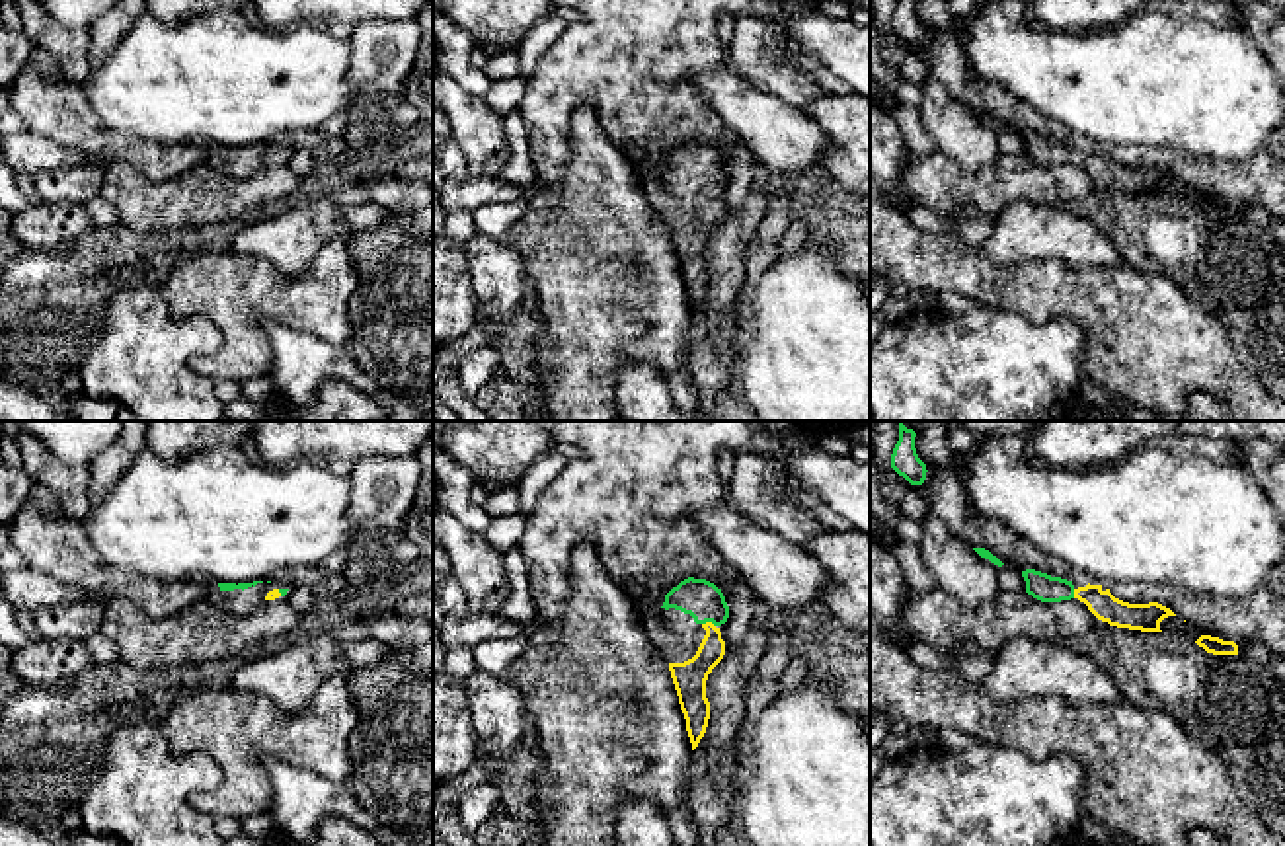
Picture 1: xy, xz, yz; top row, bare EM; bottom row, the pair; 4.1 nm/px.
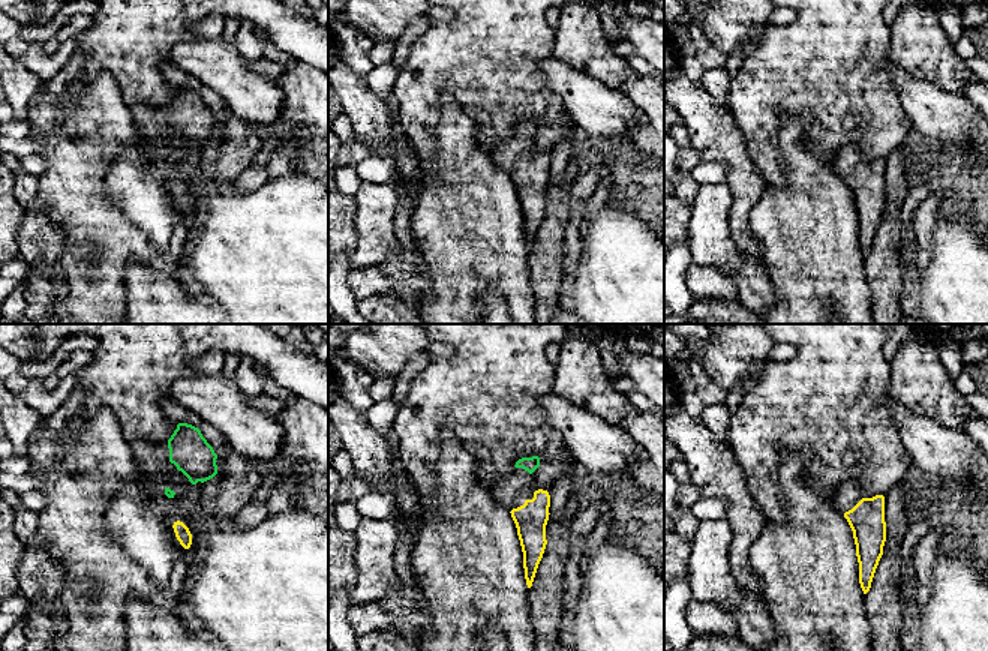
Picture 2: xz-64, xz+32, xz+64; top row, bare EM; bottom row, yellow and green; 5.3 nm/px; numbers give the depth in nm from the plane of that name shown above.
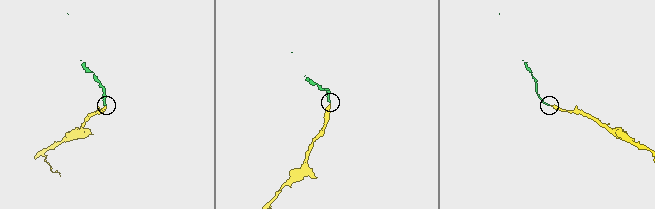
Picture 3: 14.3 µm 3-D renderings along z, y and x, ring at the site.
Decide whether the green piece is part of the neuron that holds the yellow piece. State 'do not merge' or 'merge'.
merge

